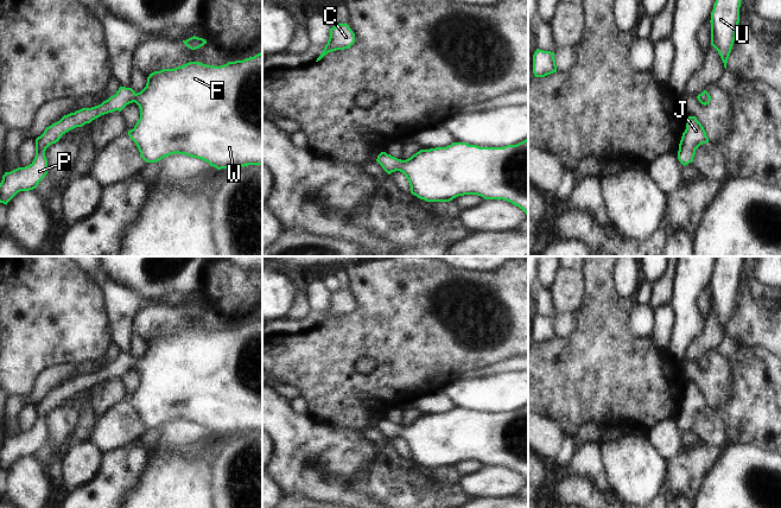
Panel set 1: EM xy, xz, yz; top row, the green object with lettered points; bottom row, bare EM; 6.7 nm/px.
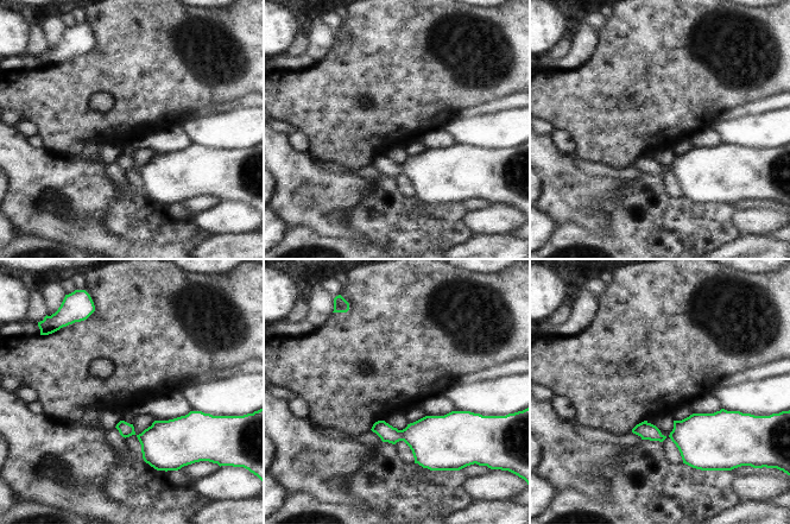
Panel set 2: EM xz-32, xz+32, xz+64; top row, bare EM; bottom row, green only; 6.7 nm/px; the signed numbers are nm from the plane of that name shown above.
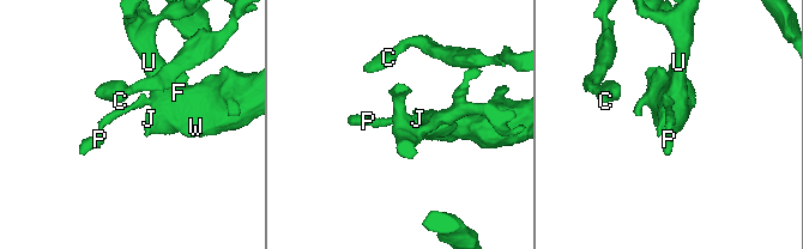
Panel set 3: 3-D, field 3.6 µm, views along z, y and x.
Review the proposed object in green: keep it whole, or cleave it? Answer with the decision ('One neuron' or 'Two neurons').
One neuron

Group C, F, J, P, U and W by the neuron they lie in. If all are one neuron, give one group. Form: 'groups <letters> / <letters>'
groups C F J P U W

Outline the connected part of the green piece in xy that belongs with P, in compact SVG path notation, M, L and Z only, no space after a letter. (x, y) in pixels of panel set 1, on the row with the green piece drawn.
M262 51L243 61L228 62L224 65L207 65L189 62L174 69L154 71L147 77L146 87L135 93L132 88L120 87L115 95L91 108L82 108L64 115L46 127L36 139L36 157L25 167L5 172L0 183L0 203L7 203L20 191L38 186L47 174L46 148L59 141L63 134L101 115L121 112L135 102L140 108L140 119L128 131L141 158L146 163L157 163L171 154L185 154L202 159L217 170L262 165Z

